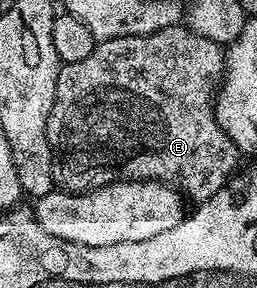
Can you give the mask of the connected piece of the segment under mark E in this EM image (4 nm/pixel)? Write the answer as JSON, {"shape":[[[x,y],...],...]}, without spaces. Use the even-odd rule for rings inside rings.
{"shape":[[[177,25],[162,28],[159,31],[144,36],[116,37],[115,40],[99,42],[84,57],[84,61],[62,63],[58,69],[56,81],[56,97],[52,105],[52,113],[48,117],[48,145],[52,149],[54,164],[52,173],[55,184],[63,191],[95,191],[104,185],[118,183],[121,179],[156,179],[160,183],[168,183],[171,187],[182,192],[187,200],[194,199],[195,204],[203,203],[212,198],[222,186],[230,182],[232,176],[239,170],[238,146],[220,129],[218,118],[214,112],[216,92],[221,84],[226,69],[223,48],[216,41],[208,41],[208,37],[200,37],[200,33],[191,31],[189,26]]]}

